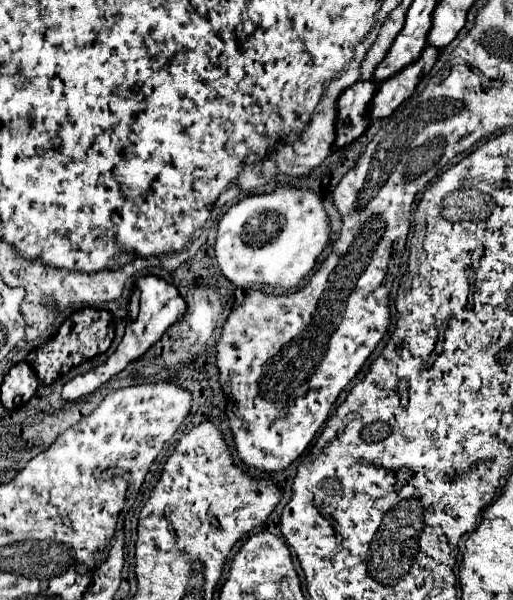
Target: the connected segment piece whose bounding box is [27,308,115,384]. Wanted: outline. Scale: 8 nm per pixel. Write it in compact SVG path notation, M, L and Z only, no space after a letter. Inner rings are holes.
M83 308L83 310L77 310L75 314L71 314L65 320L65 324L61 326L61 330L57 330L57 334L49 342L45 342L37 350L33 350L27 356L27 364L35 370L41 384L53 384L55 380L65 376L71 368L79 366L81 362L107 352L107 348L113 342L113 336L115 336L113 316L107 310Z

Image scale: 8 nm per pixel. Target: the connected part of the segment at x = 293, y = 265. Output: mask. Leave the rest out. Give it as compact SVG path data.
M277 184L273 194L247 196L227 210L217 224L215 258L221 274L235 288L257 284L265 290L289 290L315 268L327 240L329 218L319 196Z

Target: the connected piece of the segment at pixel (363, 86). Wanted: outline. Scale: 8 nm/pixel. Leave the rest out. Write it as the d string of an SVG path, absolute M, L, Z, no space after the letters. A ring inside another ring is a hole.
M371 80L355 82L349 86L337 102L337 120L335 120L335 142L333 150L339 150L355 142L369 126L367 106L377 92L377 84Z

